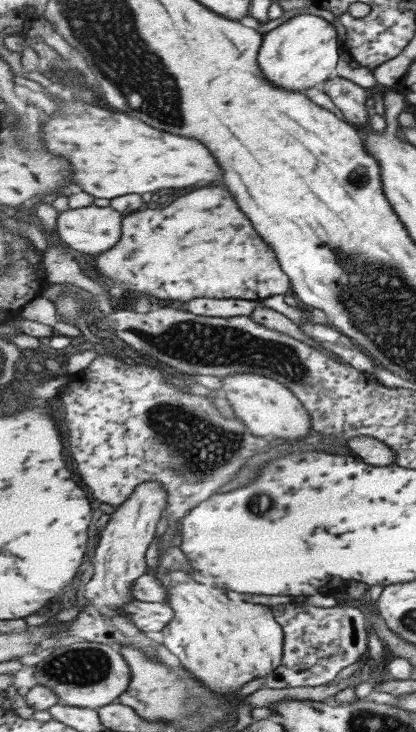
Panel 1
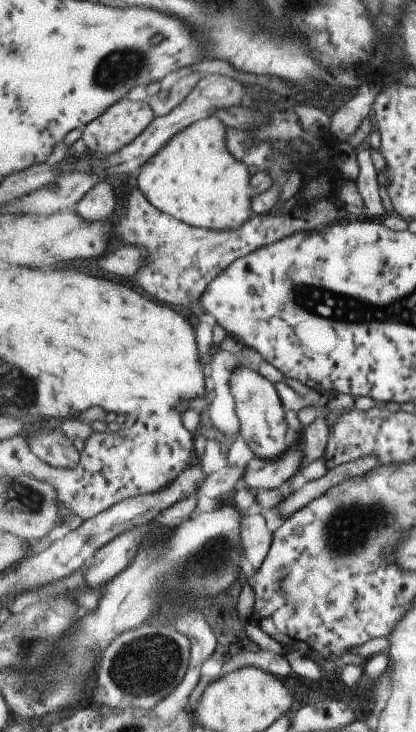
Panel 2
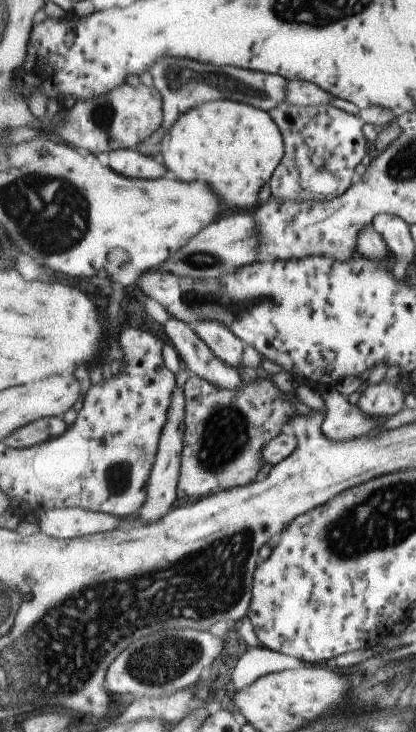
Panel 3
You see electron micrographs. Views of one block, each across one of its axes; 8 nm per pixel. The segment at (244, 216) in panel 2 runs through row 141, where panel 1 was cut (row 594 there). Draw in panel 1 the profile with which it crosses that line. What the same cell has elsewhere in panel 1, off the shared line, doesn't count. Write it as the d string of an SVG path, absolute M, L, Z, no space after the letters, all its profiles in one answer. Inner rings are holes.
M174 570L155 575L171 591L165 603L169 603L174 612L173 621L160 635L163 644L177 656L181 666L187 668L207 689L219 695L233 695L243 690L245 684L257 678L266 678L284 664L285 633L281 623L275 619L273 608L231 600L225 592L209 592L209 586L195 582L190 572Z

